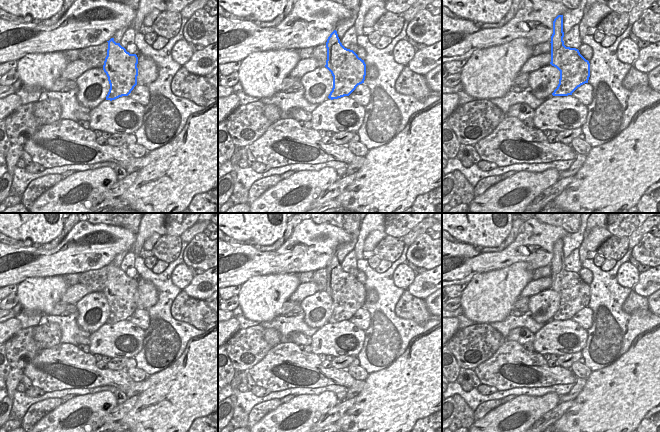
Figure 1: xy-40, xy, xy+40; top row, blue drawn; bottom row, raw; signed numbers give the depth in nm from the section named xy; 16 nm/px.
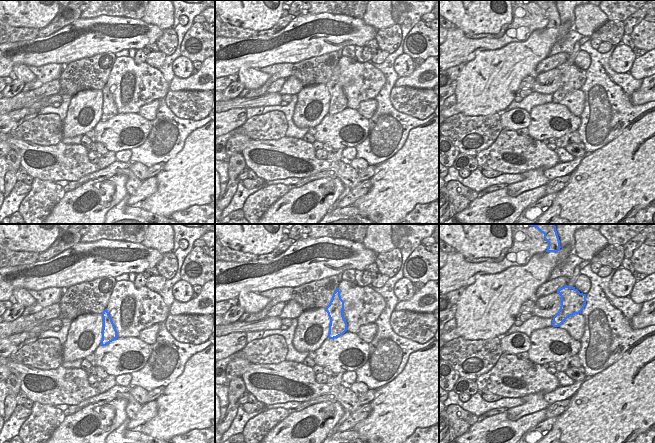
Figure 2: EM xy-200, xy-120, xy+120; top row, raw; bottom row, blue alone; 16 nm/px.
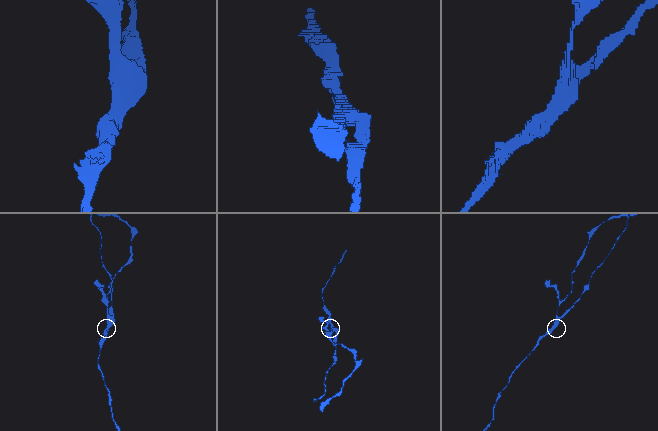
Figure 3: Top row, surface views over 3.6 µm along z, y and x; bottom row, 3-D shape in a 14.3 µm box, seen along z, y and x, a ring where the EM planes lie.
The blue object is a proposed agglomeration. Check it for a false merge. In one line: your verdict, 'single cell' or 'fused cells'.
fused cells

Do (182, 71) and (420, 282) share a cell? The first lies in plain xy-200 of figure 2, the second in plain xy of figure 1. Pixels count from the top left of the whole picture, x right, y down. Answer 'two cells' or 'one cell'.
two cells

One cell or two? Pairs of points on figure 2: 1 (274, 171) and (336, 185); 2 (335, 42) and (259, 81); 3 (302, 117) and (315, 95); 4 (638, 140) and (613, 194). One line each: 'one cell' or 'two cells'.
1: two cells
2: two cells
3: one cell
4: one cell

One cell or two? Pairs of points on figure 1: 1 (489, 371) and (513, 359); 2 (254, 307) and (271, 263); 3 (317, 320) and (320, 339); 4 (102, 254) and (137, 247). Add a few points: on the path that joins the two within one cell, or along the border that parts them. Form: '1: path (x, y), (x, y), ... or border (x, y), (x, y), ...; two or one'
1: path (495, 369), (507, 361); one
2: border (289, 272), (253, 275), (244, 283); two
3: border (327, 321), (318, 329); two
4: border (136, 234), (136, 239), (130, 250); two

